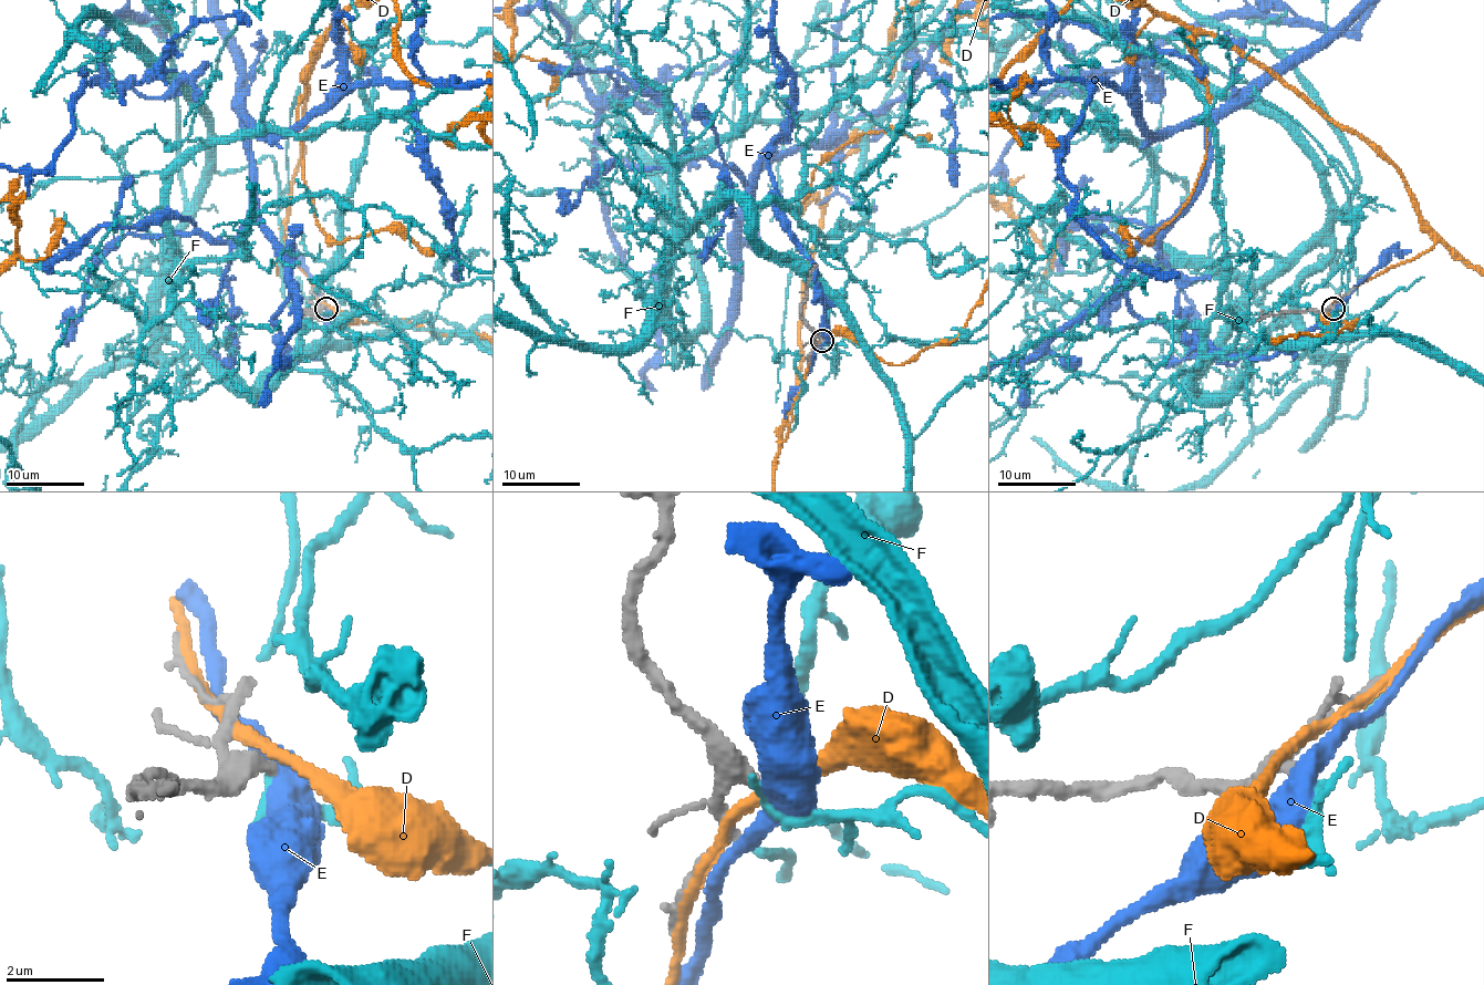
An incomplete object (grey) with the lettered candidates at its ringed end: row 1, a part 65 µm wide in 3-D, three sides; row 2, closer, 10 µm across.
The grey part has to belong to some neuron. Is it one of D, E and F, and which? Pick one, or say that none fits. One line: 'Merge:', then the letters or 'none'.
Merge: F

